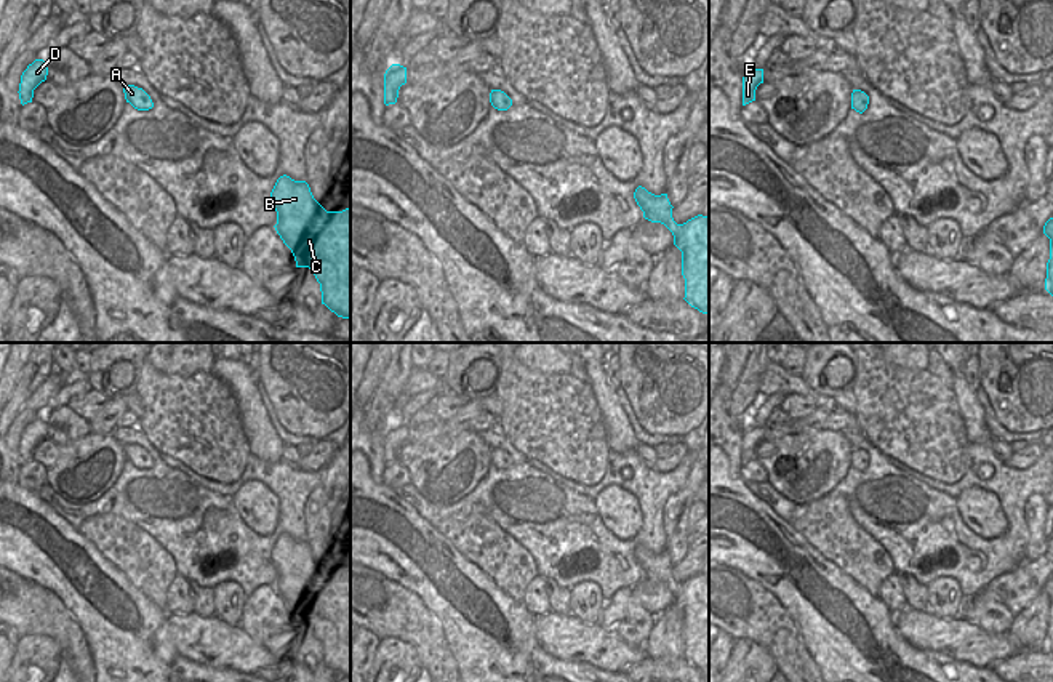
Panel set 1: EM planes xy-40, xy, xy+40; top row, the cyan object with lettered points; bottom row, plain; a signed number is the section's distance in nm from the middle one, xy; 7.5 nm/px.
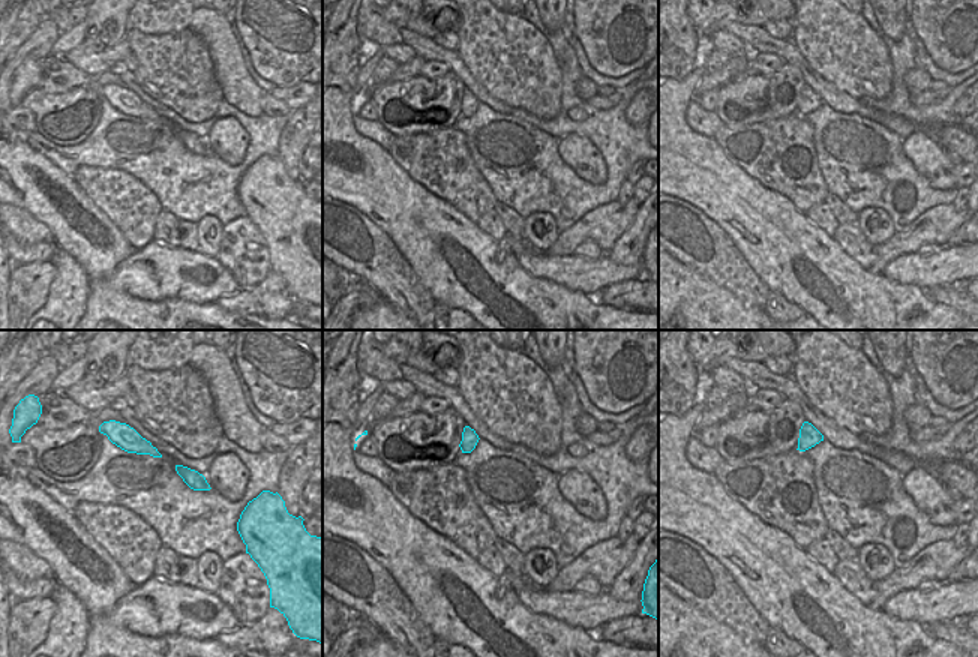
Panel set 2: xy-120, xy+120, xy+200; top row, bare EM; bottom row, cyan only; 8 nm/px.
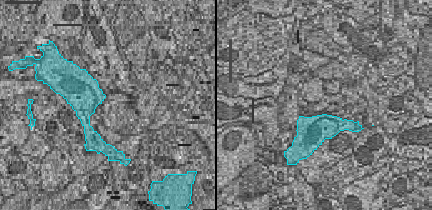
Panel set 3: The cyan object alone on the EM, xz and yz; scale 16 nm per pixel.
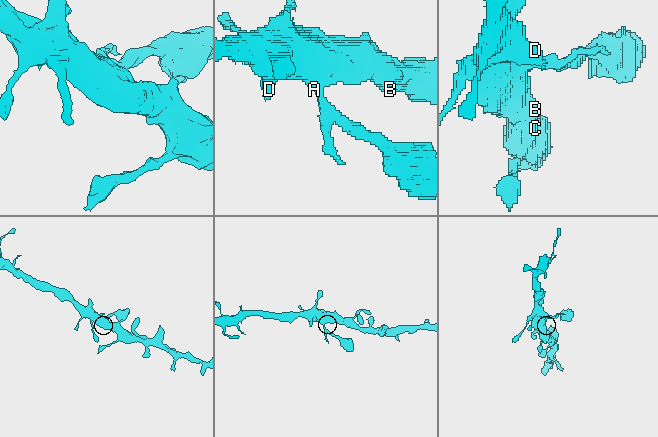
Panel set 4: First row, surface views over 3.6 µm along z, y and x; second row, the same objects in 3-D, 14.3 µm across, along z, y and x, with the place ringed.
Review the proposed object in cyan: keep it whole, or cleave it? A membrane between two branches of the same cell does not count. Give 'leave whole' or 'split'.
leave whole

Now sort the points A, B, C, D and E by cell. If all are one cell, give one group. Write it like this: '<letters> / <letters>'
A B C D E

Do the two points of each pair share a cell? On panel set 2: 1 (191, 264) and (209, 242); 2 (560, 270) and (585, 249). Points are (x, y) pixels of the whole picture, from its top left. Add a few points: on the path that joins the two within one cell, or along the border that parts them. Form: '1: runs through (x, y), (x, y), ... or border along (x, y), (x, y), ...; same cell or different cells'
1: border along (198, 251), (215, 258); different cells
2: border along (603, 254), (597, 258), (573, 255); different cells

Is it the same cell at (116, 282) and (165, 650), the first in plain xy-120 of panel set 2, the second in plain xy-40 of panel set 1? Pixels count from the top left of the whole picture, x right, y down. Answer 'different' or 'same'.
same

